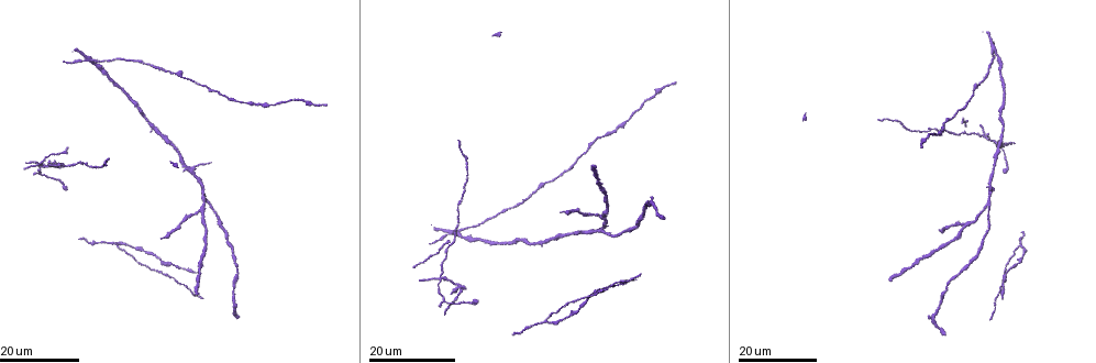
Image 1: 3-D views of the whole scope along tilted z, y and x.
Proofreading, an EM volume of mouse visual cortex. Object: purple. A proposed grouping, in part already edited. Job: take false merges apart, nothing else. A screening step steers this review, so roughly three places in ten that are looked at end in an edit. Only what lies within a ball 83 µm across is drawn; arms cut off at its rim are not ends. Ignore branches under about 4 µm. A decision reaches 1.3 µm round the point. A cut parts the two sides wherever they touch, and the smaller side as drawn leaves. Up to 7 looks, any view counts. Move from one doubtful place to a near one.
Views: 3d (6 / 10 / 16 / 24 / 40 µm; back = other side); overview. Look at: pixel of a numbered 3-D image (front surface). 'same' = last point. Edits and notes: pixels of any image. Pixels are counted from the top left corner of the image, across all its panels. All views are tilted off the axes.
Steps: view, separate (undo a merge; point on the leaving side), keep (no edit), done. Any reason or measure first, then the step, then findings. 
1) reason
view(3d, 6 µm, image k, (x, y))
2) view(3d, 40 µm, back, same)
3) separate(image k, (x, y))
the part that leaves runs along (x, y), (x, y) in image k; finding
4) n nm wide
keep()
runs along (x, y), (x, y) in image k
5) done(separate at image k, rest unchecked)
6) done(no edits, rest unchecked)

view(3d, 24 µm, image 1, (93, 60))

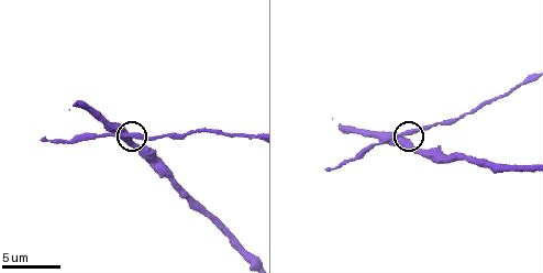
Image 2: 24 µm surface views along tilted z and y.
view(3d, 10 µm, image 2, (407, 133))

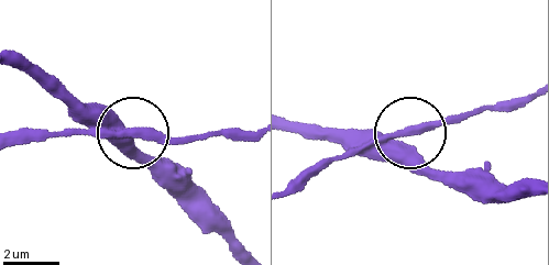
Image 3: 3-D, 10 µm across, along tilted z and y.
side arm 8 µm
keep()
all the same neuron

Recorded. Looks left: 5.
looks like a crossing
view(3d, 16 µm, image 1, (442, 279))

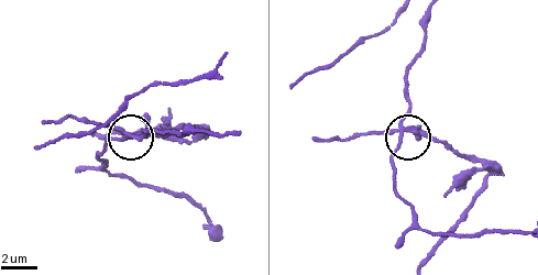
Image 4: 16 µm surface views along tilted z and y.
view(3d, 6 µm, image 4, (403, 131))

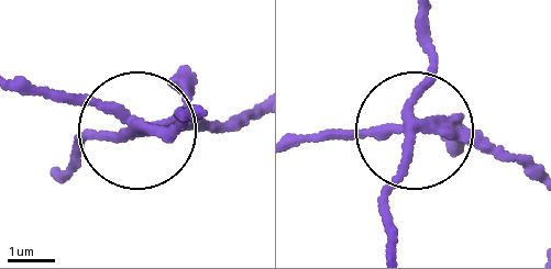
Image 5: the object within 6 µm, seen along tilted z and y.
4 arms
separate(image 5, (81, 102))
two neurons meet here

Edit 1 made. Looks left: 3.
two arms in line, one across
view(3d, 24 µm, image 1, (110, 242))

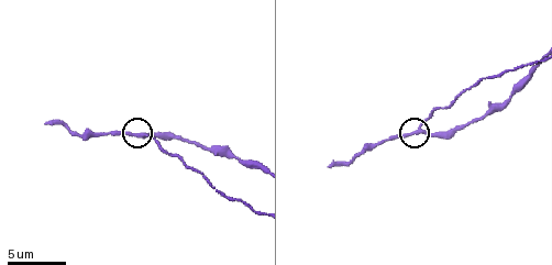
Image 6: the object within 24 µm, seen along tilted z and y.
view(3d, 6 µm, image 6, (419, 130))

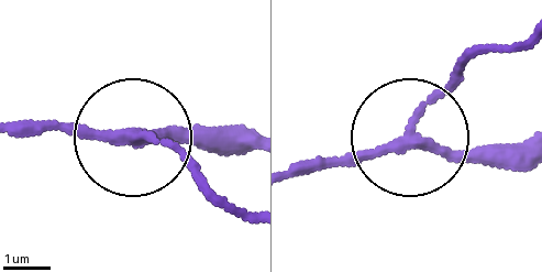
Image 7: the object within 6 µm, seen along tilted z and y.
other side
view(3d, 6 µm, back, image 7, (137, 137))

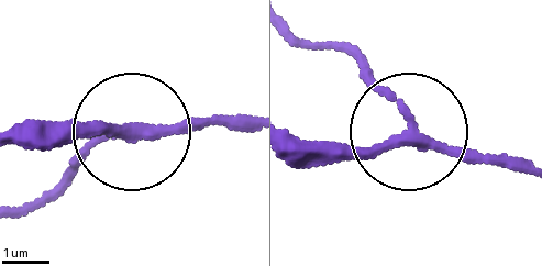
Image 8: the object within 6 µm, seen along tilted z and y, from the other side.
3 arms
keep()
continuous, no second neuron

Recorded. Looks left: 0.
done(separate at image 5, rest unchecked)

